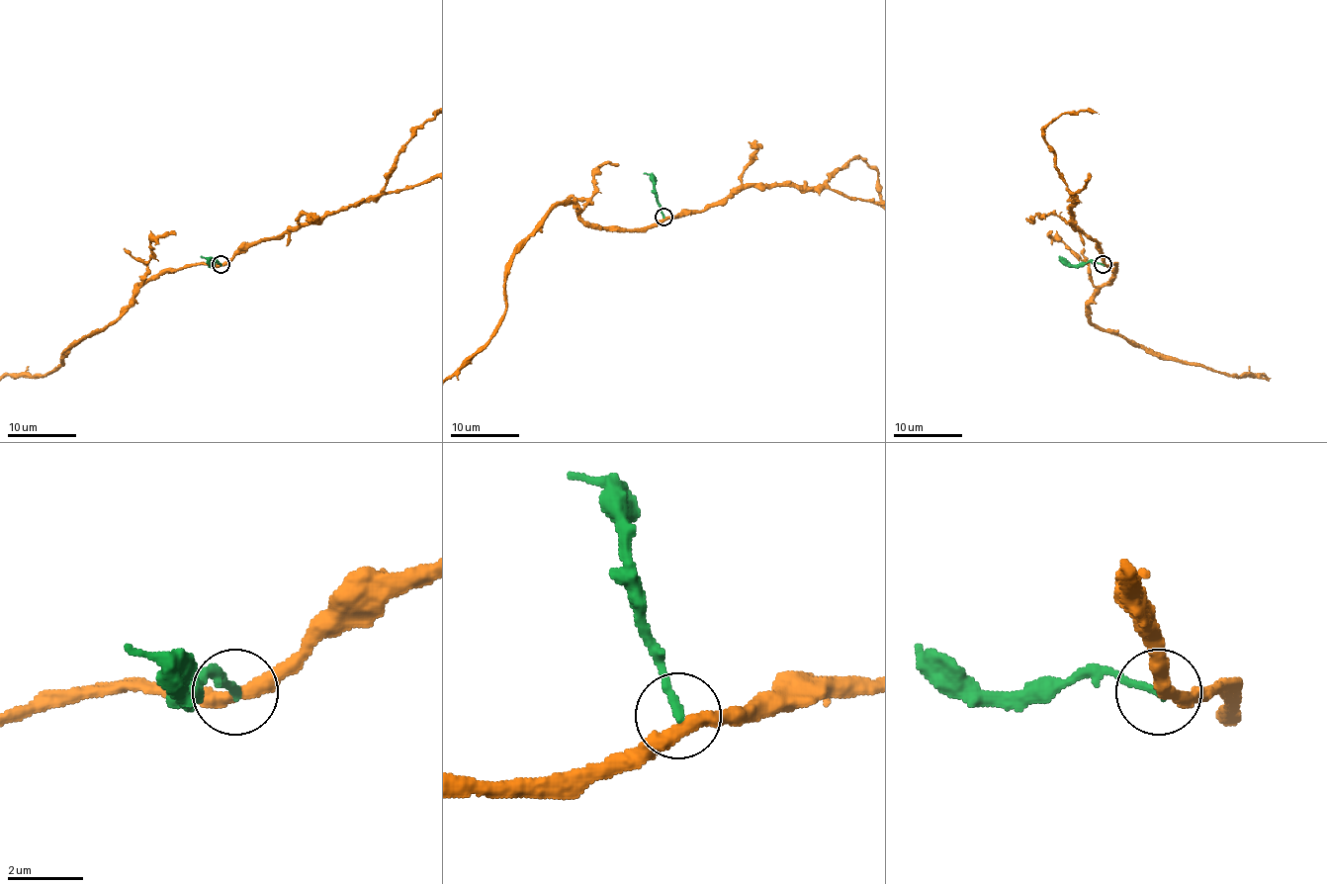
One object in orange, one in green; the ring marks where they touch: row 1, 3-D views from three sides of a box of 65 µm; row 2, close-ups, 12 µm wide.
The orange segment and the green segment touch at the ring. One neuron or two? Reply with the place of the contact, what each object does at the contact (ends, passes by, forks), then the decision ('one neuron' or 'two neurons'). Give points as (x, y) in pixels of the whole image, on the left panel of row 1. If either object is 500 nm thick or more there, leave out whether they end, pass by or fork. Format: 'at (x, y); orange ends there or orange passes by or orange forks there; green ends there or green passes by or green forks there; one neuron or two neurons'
at (221, 264); orange passes by; green ends there; two neurons

